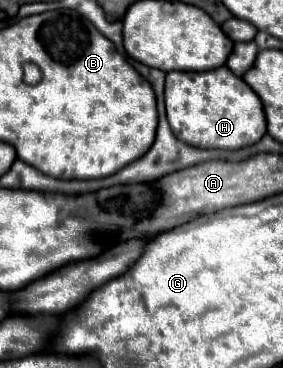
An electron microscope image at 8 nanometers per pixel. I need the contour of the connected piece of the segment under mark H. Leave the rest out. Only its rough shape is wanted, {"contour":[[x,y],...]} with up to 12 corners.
{"contour":[[226,67],[172,71],[170,129],[236,151],[266,133],[260,97]]}

